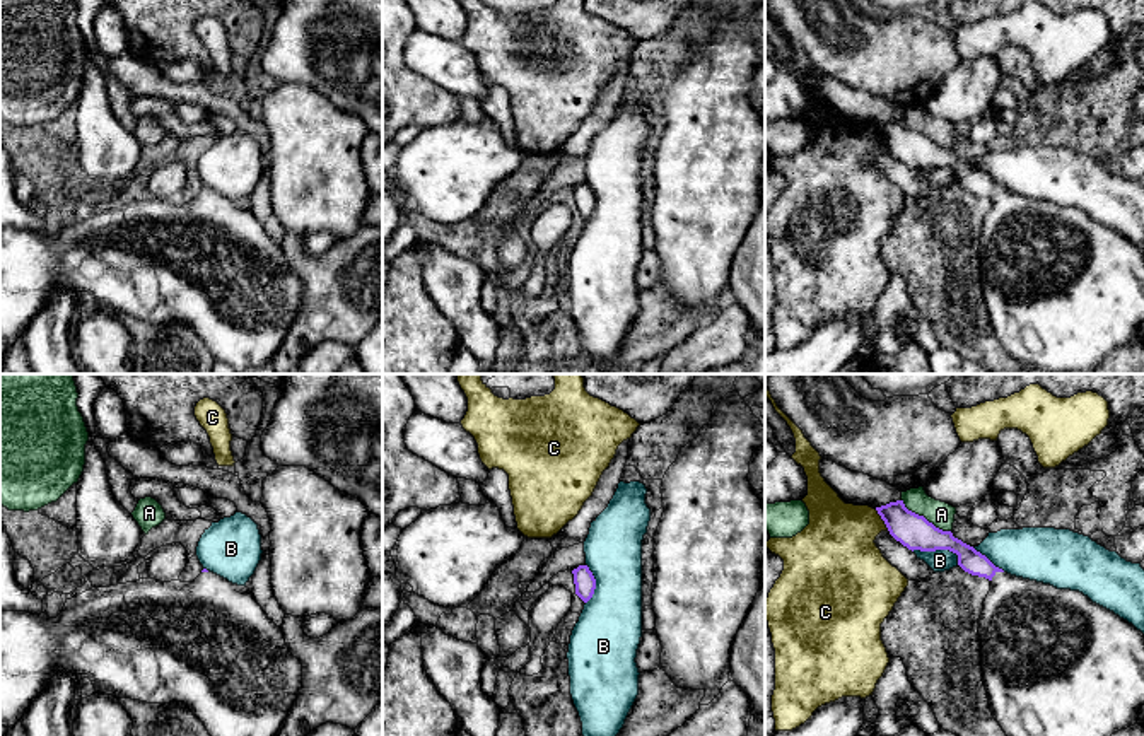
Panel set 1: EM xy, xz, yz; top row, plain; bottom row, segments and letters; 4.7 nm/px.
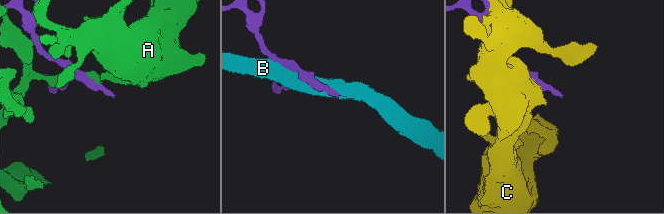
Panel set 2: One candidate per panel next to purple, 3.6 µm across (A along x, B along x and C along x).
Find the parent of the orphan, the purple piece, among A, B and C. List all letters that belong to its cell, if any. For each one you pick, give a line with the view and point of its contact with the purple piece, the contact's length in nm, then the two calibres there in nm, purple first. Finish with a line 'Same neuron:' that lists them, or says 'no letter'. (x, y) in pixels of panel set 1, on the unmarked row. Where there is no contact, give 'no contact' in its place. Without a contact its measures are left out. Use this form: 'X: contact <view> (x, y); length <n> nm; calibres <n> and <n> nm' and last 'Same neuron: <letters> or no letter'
Same neuron: no letter

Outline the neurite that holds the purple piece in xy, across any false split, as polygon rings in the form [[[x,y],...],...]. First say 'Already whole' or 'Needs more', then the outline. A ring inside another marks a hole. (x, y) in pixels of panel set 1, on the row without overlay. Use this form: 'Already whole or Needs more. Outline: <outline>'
Needs more. Outline: [[[203,186],[193,200],[161,200],[149,195],[109,205],[92,205],[72,217],[67,217],[56,236],[50,236],[46,231],[32,232],[27,229],[0,229],[0,342],[10,345],[20,340],[29,323],[58,290],[68,292],[75,302],[80,297],[89,295],[96,311],[106,311],[116,316],[131,316],[147,321],[184,319],[186,324],[203,340],[213,359],[231,365],[236,374],[242,374],[249,367],[265,365],[275,355],[275,350],[283,342],[302,304],[302,282],[289,268],[282,246],[268,236],[246,203],[232,202],[207,186]]]

